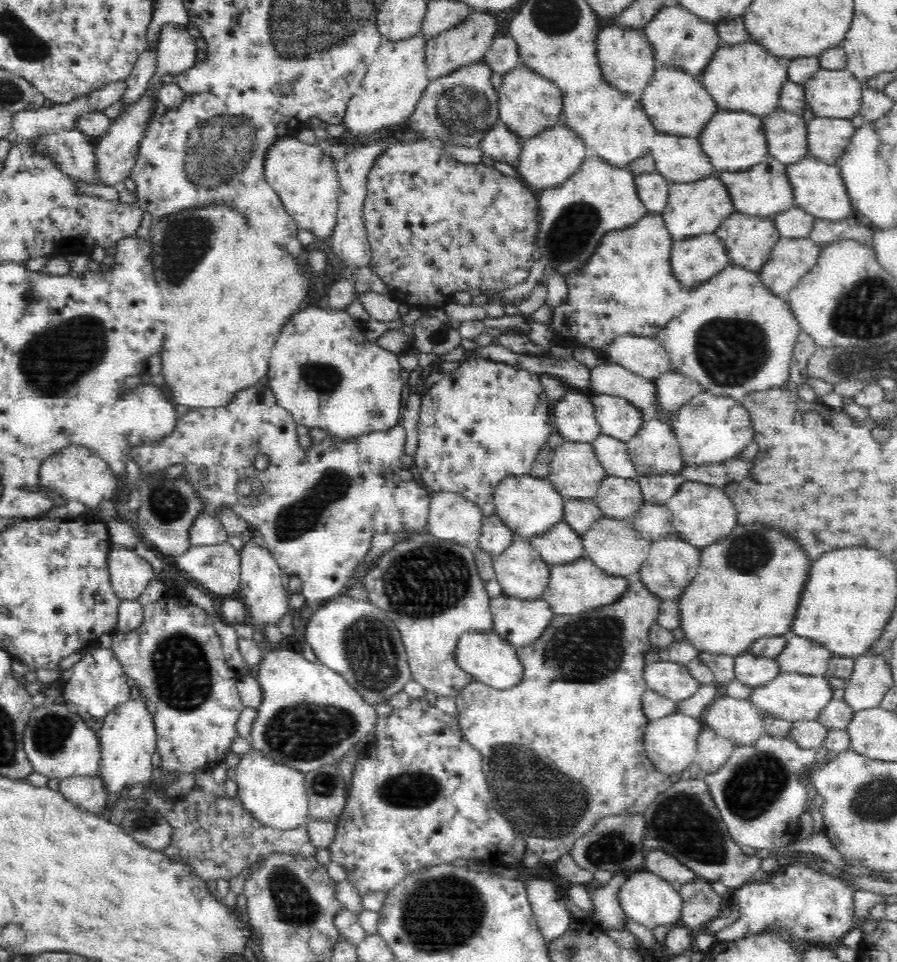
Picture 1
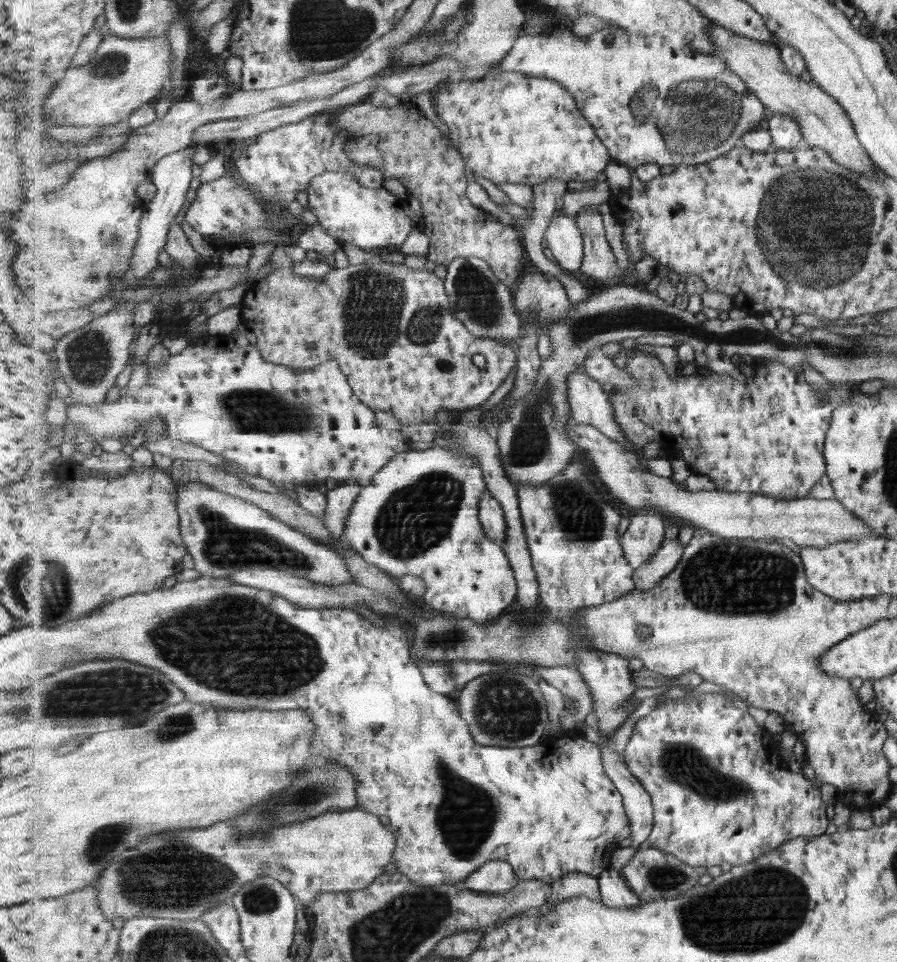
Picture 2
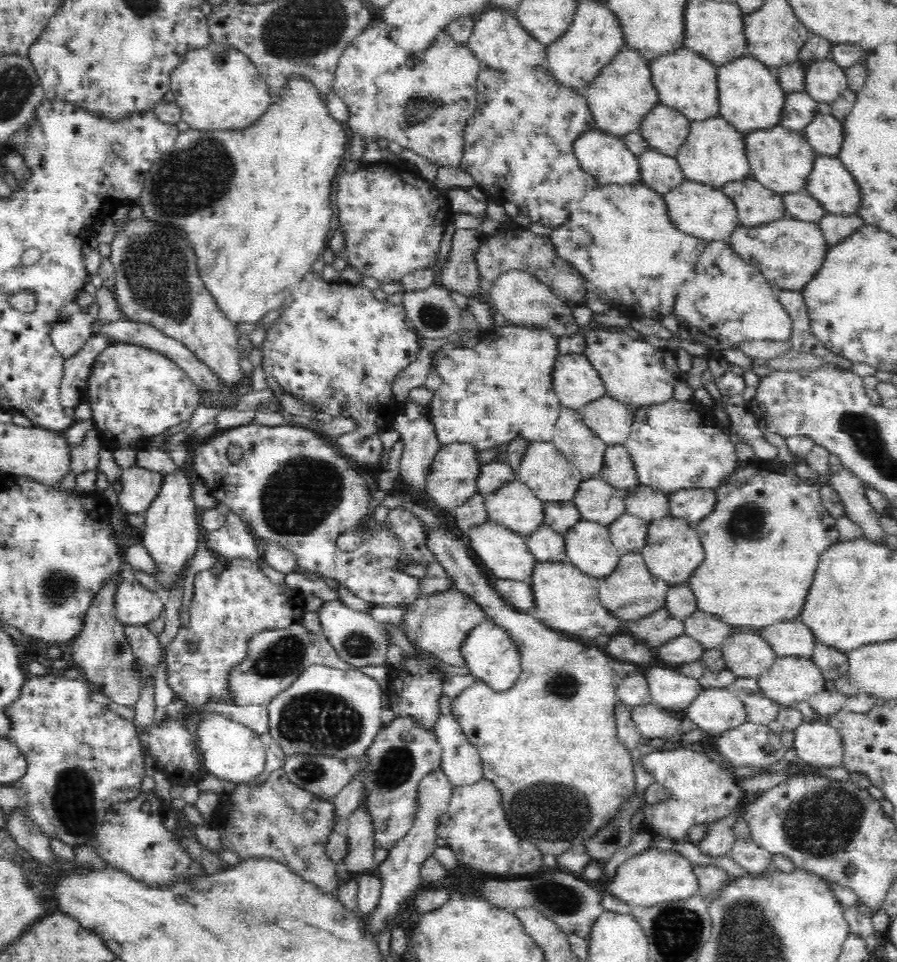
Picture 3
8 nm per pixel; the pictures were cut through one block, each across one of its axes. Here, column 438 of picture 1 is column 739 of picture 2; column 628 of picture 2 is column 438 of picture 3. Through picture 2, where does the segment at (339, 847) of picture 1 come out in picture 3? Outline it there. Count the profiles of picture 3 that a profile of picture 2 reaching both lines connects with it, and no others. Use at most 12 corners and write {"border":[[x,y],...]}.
{"border":[[407,717],[369,747],[364,803],[375,847],[414,824],[418,782],[441,768],[432,732]]}

